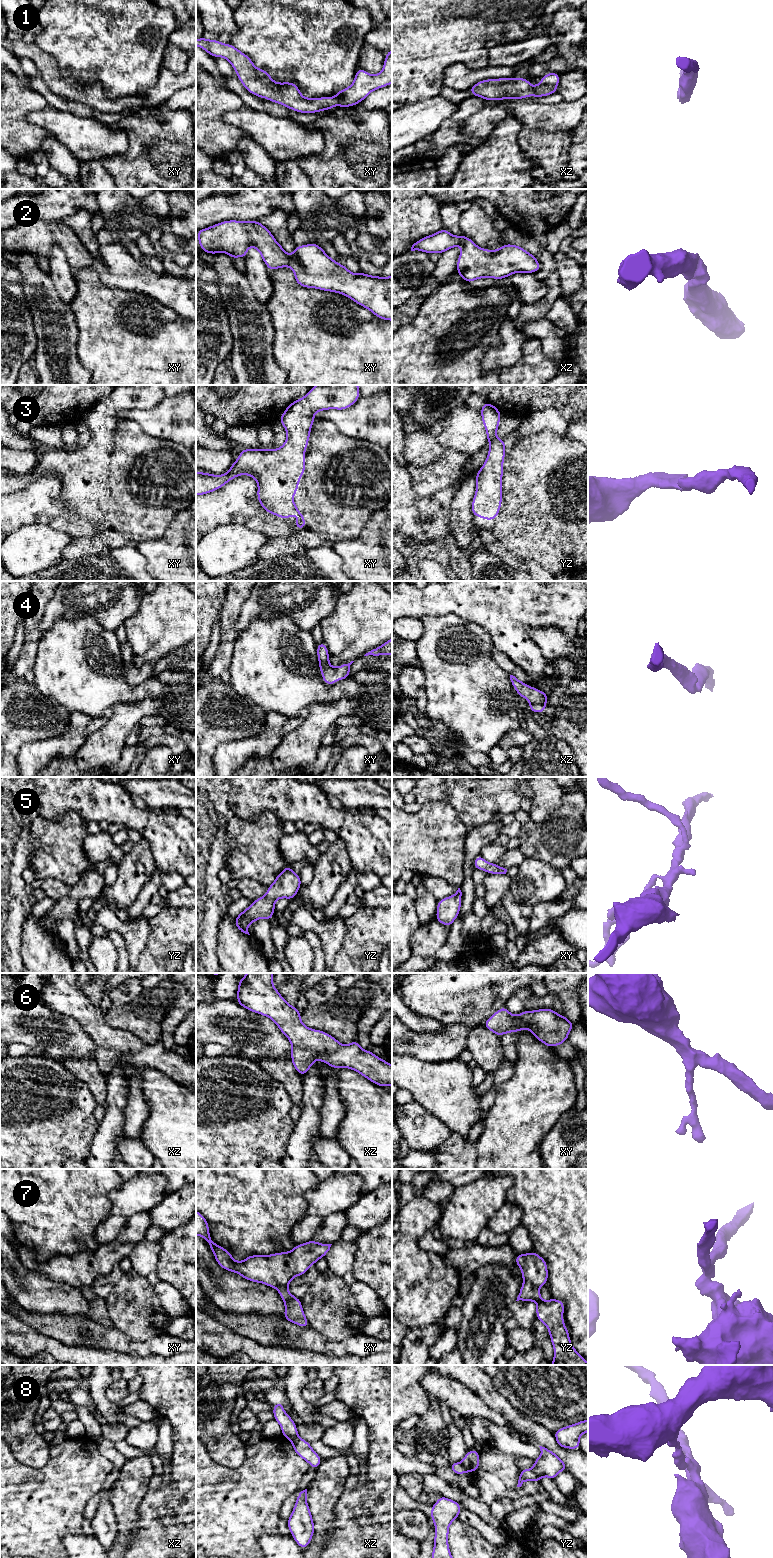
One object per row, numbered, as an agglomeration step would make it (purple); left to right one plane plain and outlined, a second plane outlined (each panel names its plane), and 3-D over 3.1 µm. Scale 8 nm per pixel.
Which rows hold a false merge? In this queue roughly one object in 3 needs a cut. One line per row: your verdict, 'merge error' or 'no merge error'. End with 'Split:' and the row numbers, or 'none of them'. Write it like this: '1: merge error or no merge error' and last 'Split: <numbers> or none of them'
1: no merge error
2: no merge error
3: no merge error
4: no merge error
5: no merge error
6: no merge error
7: merge error
8: merge error
Split: 7, 8

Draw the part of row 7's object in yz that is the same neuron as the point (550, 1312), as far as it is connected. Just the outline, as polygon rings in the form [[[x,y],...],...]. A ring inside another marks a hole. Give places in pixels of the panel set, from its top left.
[[[529,1281],[523,1282],[516,1301],[519,1300],[537,1302],[536,1319],[546,1325],[554,1348],[551,1365],[588,1365],[570,1341],[569,1331],[563,1320],[563,1301],[553,1298],[543,1301],[538,1287]]]

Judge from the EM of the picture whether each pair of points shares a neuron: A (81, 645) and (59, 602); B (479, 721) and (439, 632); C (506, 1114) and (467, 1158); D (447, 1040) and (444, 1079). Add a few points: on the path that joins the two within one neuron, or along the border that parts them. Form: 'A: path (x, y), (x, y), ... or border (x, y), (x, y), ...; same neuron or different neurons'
A: border (91, 616), (76, 619), (60, 618), (47, 630); different neurons
B: path (473, 699), (465, 691), (458, 662), (454, 654); same neuron
C: border (474, 1144), (476, 1158); different neurons
D: border (458, 1057), (442, 1061), (422, 1060); different neurons

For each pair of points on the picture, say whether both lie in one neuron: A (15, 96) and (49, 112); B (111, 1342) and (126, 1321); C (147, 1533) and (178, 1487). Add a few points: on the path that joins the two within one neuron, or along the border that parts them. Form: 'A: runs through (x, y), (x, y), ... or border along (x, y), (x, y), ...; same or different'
A: border along (48, 104), (43, 108), (32, 111), (26, 120); different
B: border along (113, 1327), (140, 1341); different
C: runs through (158, 1522), (178, 1498); same

